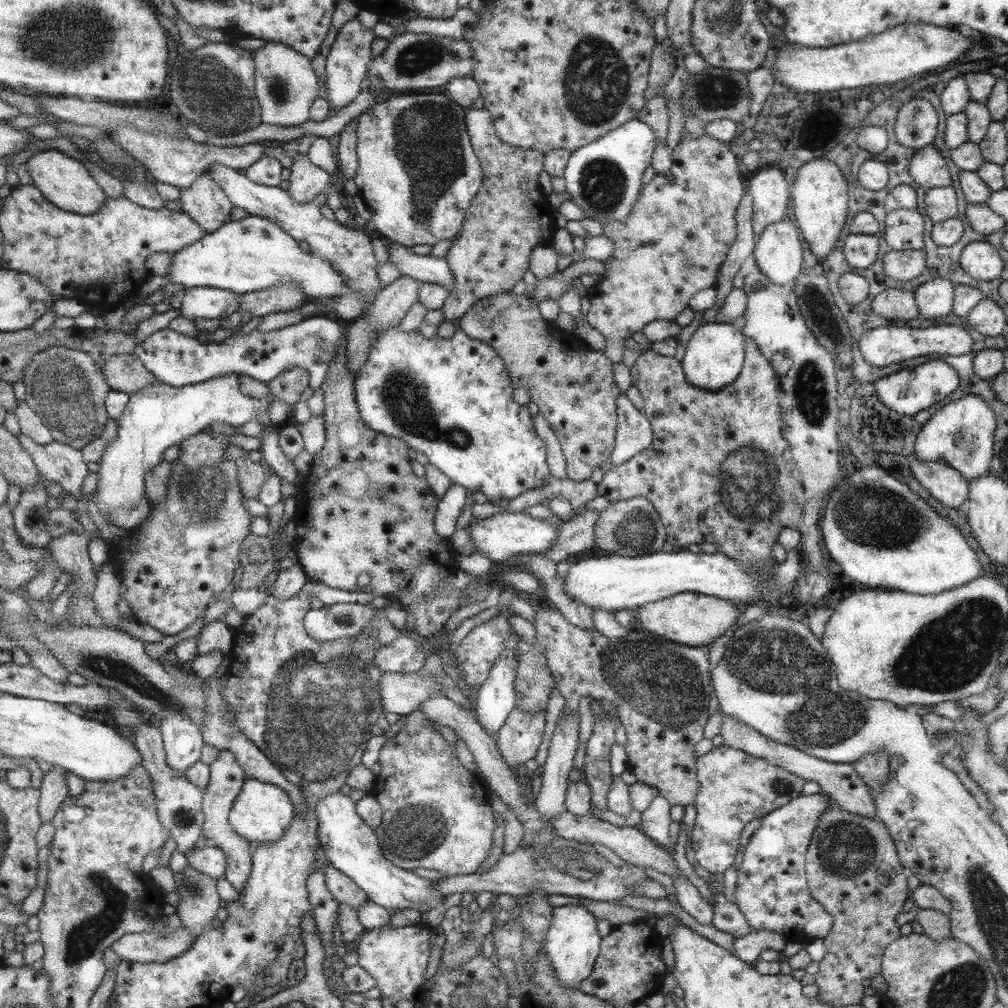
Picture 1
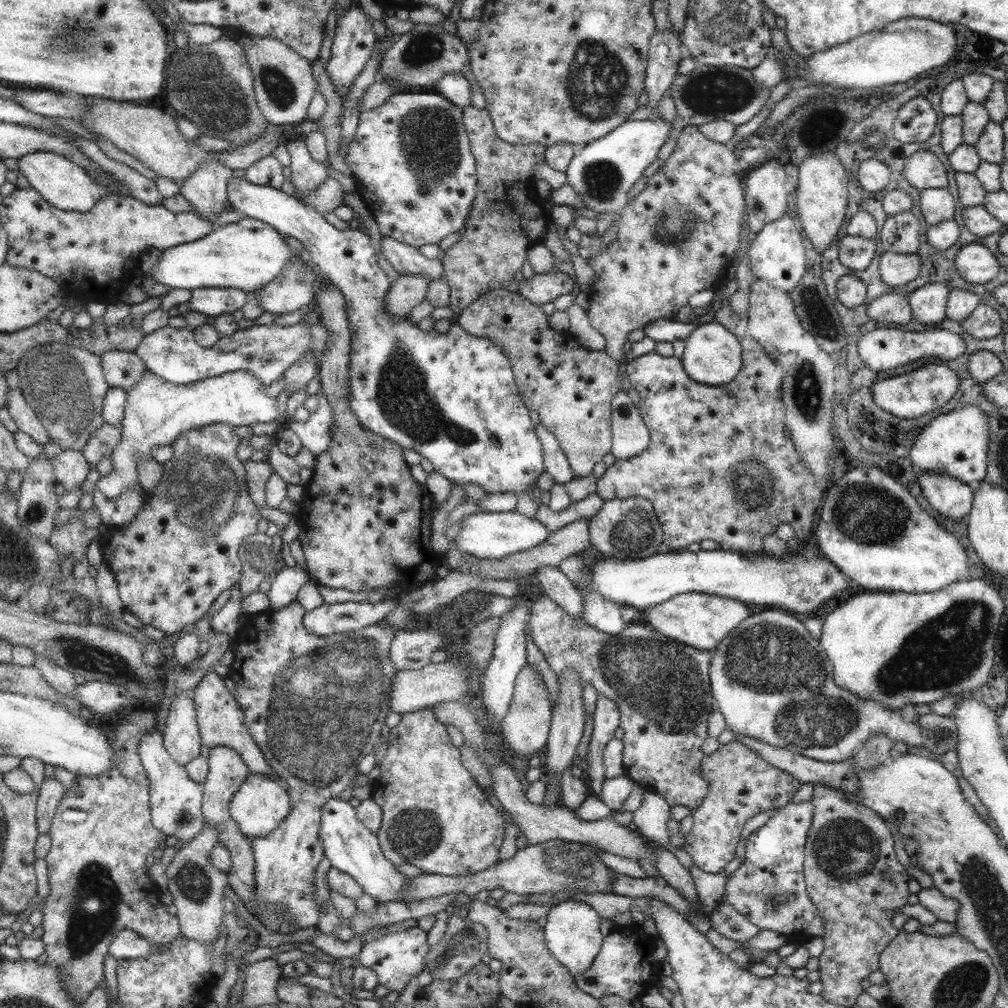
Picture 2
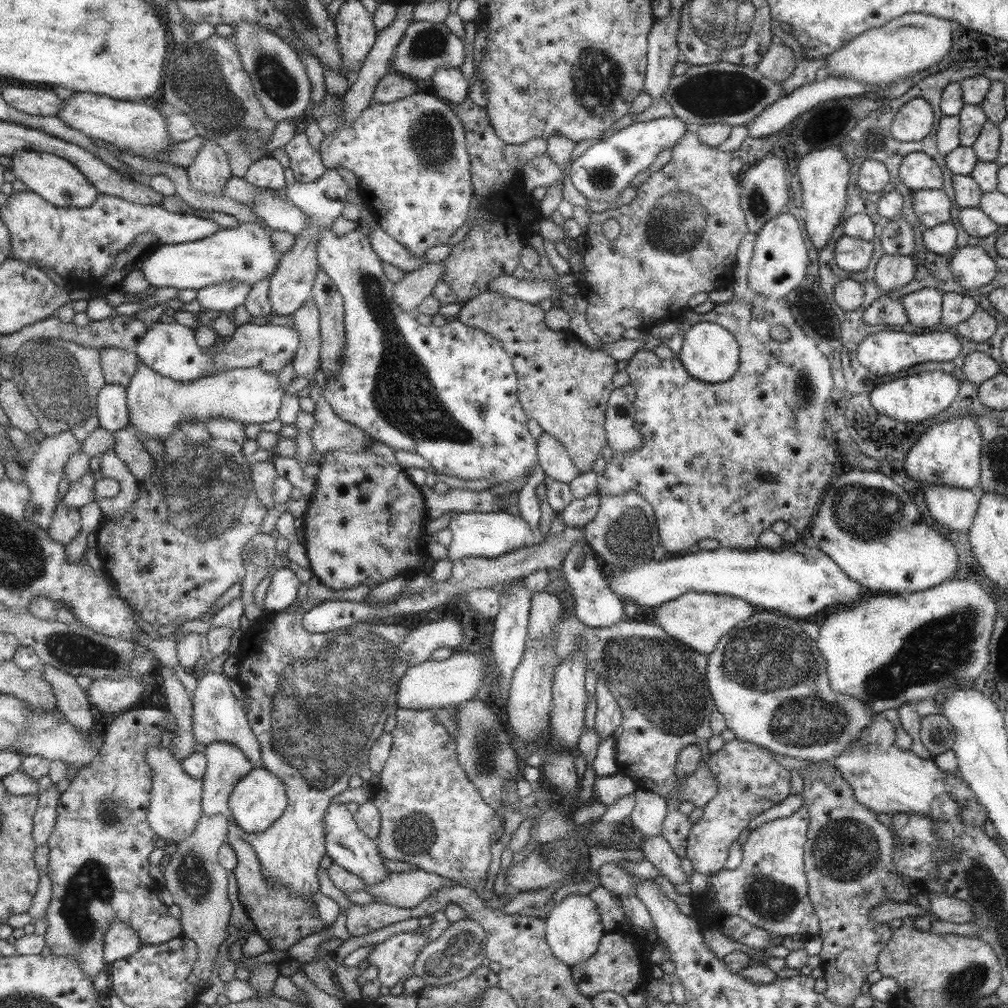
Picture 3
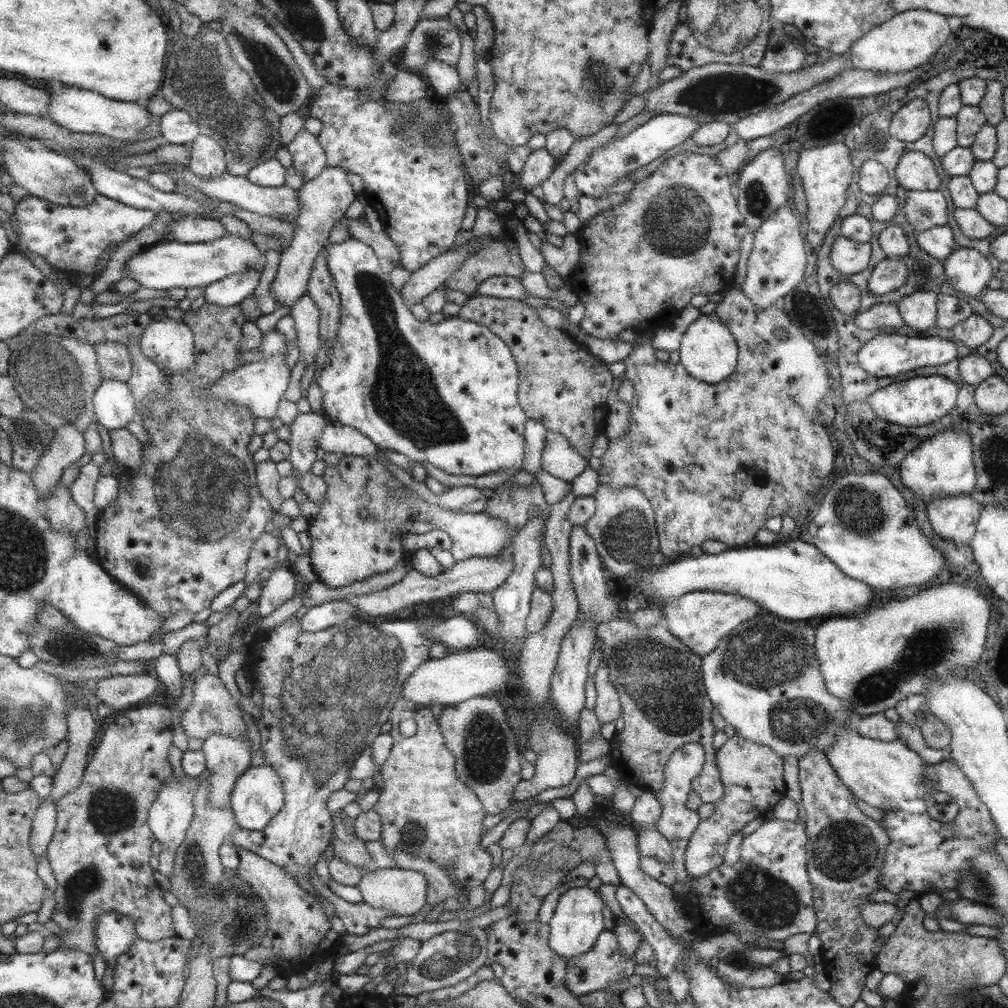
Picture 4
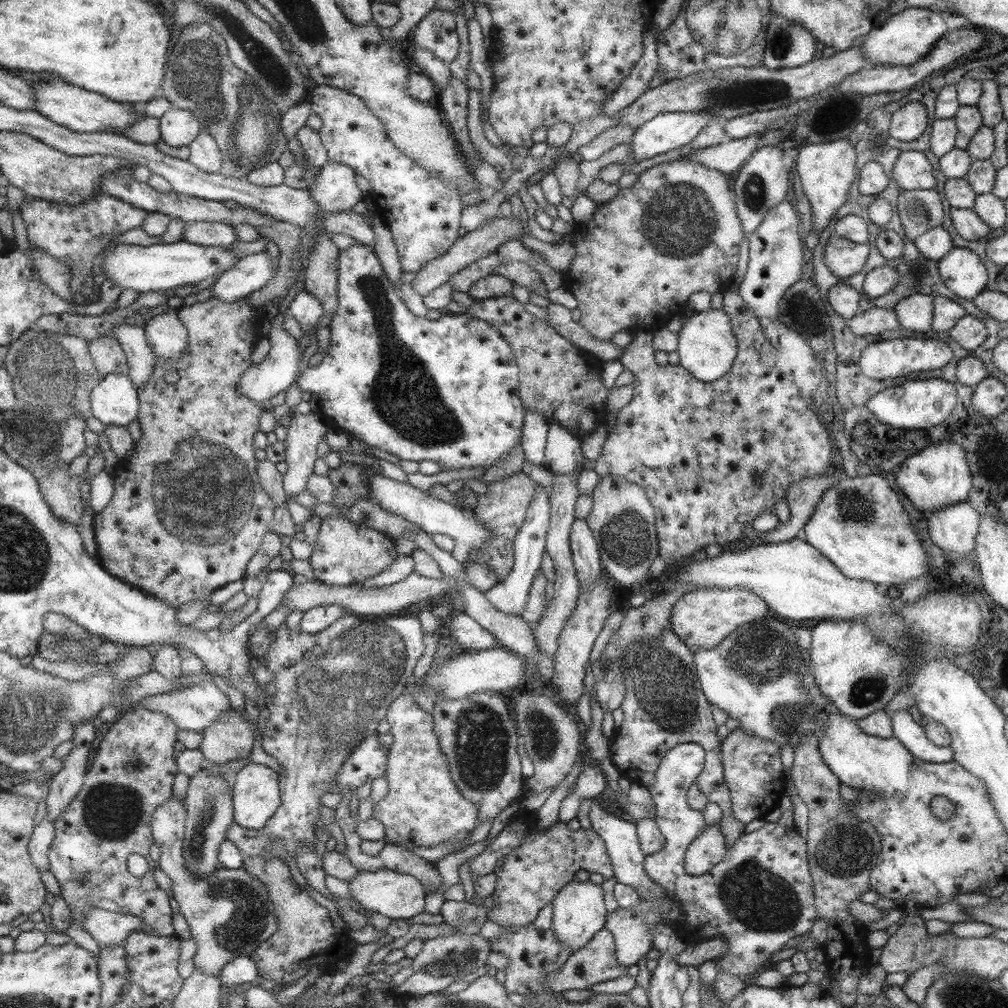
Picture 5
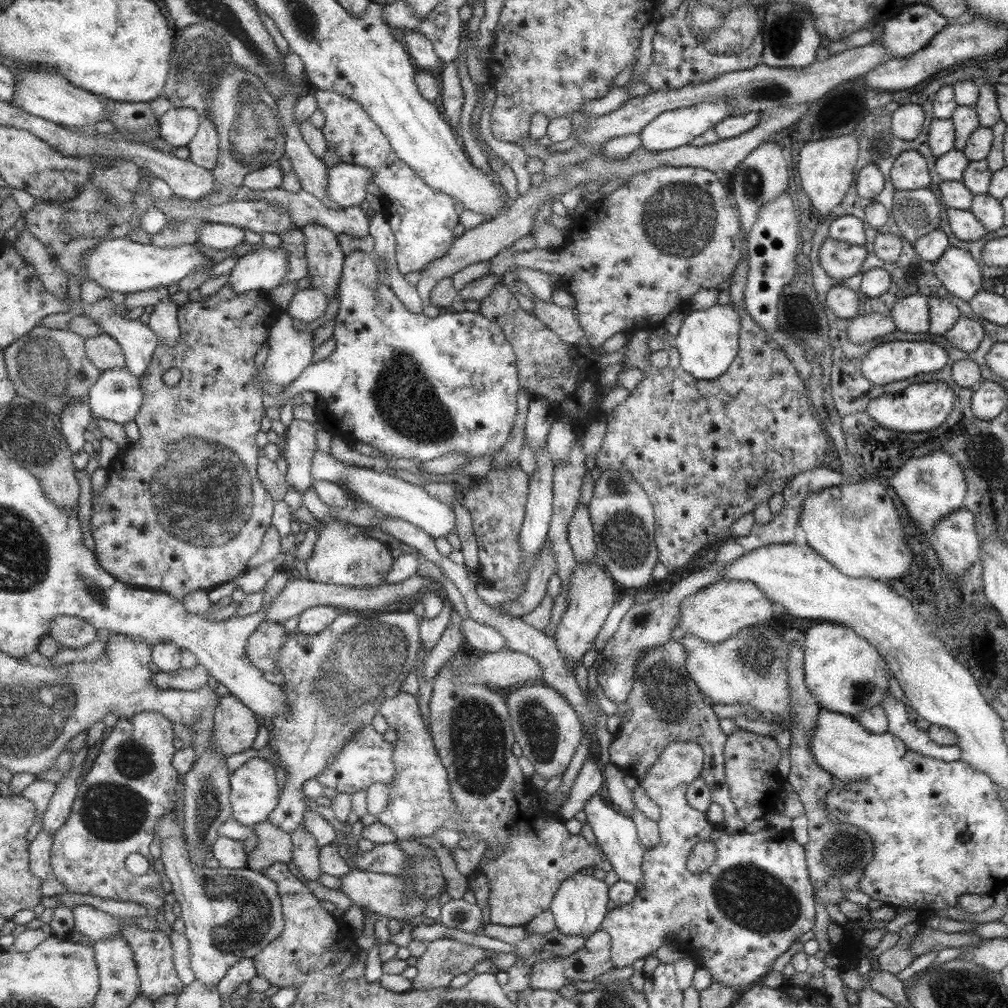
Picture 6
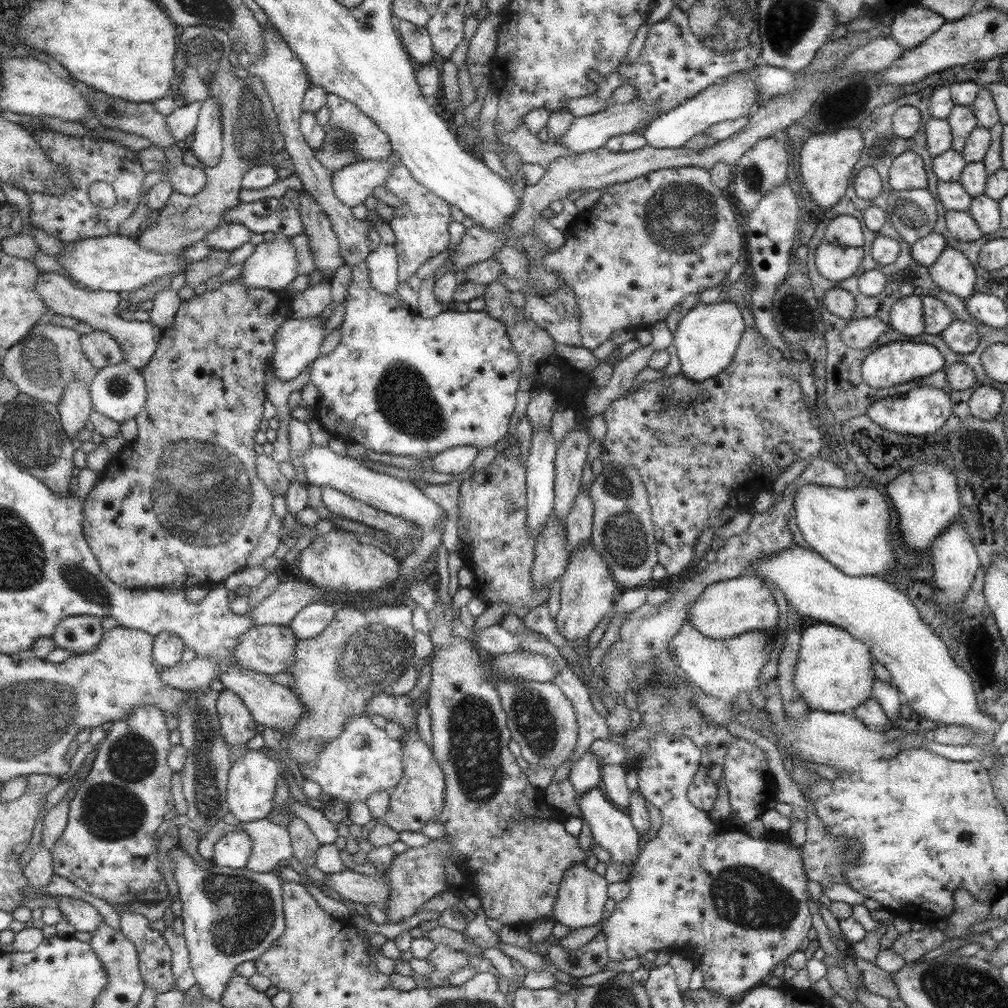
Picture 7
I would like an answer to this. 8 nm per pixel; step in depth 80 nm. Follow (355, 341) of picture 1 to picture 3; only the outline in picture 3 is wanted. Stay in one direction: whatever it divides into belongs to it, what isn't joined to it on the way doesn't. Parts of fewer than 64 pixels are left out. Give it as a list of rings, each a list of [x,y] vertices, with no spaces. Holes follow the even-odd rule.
[[[443,261],[421,264],[419,270],[406,274],[396,284],[395,302],[408,311],[417,311],[421,301],[432,294],[433,287],[443,277]]]

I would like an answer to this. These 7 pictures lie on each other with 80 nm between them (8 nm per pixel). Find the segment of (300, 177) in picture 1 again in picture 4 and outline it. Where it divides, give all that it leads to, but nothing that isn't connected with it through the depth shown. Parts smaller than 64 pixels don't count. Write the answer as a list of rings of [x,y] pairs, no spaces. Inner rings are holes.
[[[307,129],[301,130],[293,142],[287,145],[293,153],[295,170],[301,173],[305,181],[310,181],[319,176],[328,165],[328,156],[325,147],[318,136]]]

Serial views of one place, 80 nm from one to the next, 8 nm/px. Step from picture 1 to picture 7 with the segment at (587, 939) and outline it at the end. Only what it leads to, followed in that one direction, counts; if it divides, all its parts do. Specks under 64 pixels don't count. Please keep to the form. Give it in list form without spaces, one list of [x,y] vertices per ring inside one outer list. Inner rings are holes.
[[[584,862],[573,863],[564,872],[563,878],[560,880],[552,917],[555,922],[567,926],[571,931],[591,926],[595,922],[599,922],[601,910],[603,910],[603,902],[607,900],[607,897],[605,896],[605,880],[603,880],[603,876],[595,874],[593,870],[589,870],[589,868],[585,867]]]

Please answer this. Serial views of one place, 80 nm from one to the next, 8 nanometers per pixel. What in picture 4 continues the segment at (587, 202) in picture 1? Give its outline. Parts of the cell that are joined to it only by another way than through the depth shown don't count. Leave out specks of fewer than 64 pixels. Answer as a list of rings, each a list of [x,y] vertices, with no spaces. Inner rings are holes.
[[[681,114],[653,115],[647,122],[627,133],[627,136],[613,139],[613,141],[606,143],[606,146],[593,150],[585,162],[575,166],[573,174],[577,192],[582,196],[601,198],[603,194],[607,194],[607,188],[616,184],[618,180],[627,178],[627,174],[631,170],[659,158],[673,146],[689,141],[692,132],[695,132],[700,125],[695,119]]]

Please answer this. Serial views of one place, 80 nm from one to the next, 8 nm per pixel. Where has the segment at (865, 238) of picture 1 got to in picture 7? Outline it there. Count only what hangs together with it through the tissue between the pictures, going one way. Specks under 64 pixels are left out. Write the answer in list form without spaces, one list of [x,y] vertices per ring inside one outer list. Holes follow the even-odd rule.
[[[822,241],[813,250],[814,266],[822,278],[843,281],[853,276],[860,266],[864,250],[862,247],[841,247]]]

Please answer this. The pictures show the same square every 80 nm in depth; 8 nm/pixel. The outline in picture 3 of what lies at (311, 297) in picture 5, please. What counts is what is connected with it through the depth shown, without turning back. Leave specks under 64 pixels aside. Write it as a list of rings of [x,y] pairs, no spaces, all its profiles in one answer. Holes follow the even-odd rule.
[[[313,300],[307,301],[301,305],[298,311],[295,311],[292,315],[293,327],[297,328],[299,335],[301,335],[301,346],[299,346],[299,352],[293,358],[295,375],[297,378],[304,377],[309,380],[315,378],[317,369],[322,364],[321,350],[322,350],[322,334],[320,332],[320,310]]]

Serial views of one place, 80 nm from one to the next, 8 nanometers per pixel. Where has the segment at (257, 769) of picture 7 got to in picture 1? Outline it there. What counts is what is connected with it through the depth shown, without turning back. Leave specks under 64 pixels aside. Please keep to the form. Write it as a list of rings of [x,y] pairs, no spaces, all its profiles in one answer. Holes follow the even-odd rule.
[[[247,778],[241,794],[235,799],[233,811],[230,815],[230,824],[237,834],[244,836],[254,847],[261,843],[278,841],[293,824],[297,816],[292,798],[279,785]]]

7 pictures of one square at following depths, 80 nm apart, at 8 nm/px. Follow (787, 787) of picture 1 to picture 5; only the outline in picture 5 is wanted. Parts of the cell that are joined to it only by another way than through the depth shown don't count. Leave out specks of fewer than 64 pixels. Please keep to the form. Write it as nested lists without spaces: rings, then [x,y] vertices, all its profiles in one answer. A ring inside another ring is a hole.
[[[733,728],[720,744],[721,764],[724,765],[724,780],[728,785],[731,803],[731,818],[746,825],[755,819],[771,818],[777,800],[783,796],[783,772],[779,762],[779,748],[763,738],[749,736],[739,728]],[[721,822],[707,825],[701,834],[684,852],[684,871],[691,875],[705,874],[725,854],[725,840],[721,833]]]

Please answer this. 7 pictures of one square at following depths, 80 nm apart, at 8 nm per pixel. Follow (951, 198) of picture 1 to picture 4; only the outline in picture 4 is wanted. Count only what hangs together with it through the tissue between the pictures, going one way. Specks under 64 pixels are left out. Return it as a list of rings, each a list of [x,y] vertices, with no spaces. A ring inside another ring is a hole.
[[[908,190],[901,213],[915,232],[946,225],[947,198],[938,190]]]

